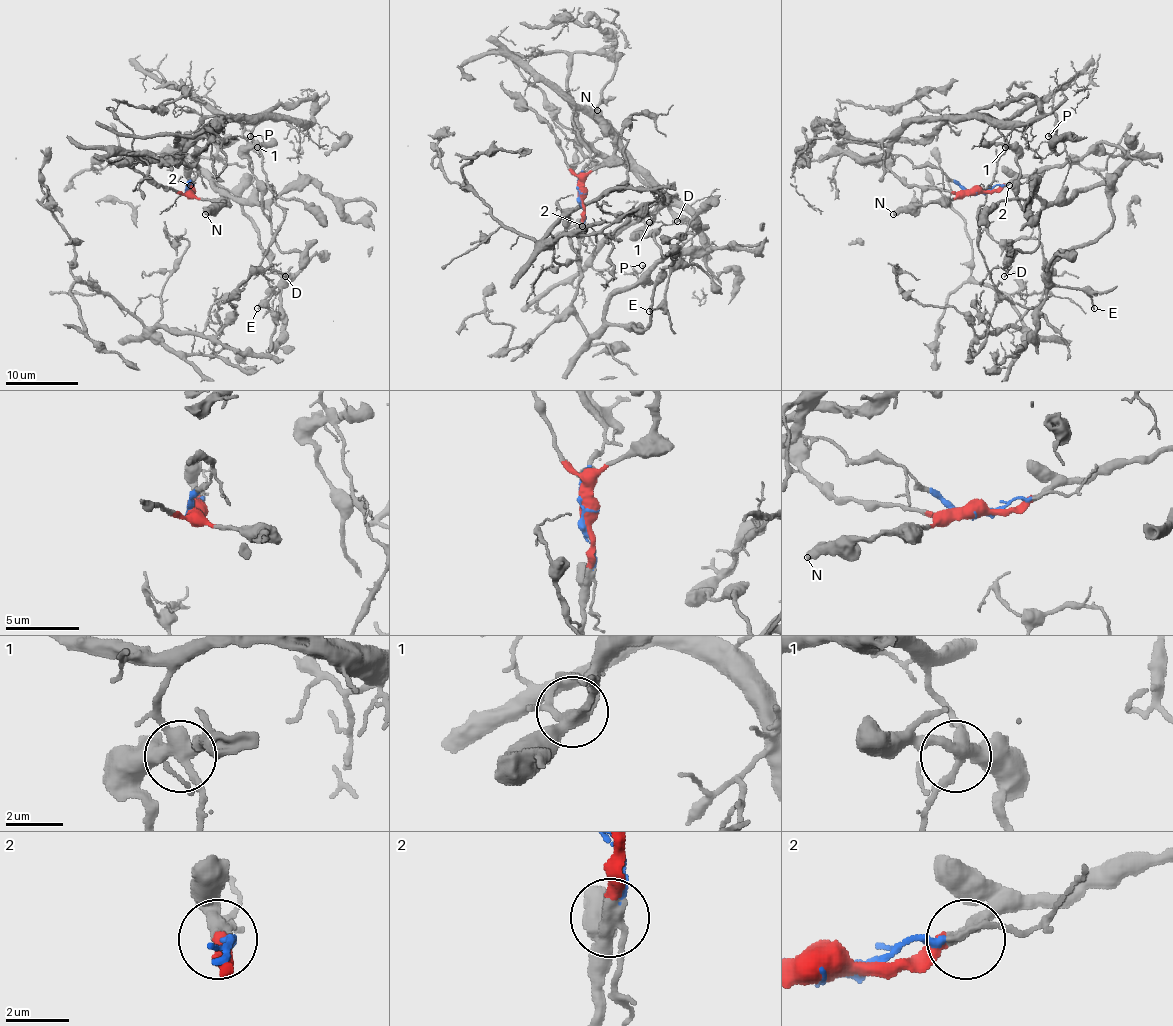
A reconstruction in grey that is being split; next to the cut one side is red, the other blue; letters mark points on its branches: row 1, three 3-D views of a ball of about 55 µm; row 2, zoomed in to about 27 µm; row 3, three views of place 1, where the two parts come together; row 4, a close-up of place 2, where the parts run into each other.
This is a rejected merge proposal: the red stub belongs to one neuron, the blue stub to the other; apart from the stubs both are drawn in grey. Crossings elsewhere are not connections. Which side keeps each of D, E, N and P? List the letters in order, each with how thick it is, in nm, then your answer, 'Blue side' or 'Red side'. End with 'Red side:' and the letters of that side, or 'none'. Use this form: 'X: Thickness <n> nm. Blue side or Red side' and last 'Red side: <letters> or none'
D: Thickness 80 nm. Blue side
E: Thickness 190 nm. Red side
N: Thickness 550 nm. Red side
P: Thickness 150 nm. Blue side
Red side: E, N

